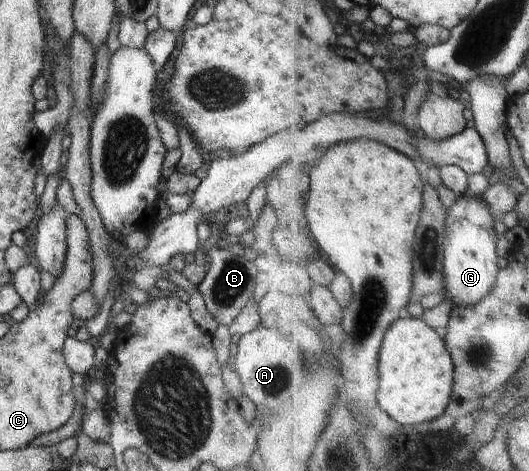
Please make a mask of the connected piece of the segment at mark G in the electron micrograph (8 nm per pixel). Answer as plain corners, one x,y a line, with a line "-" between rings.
461,194
458,201
449,208
450,214
446,222
446,290
455,306
464,307
478,305
490,296
498,286
502,269
499,268
495,216
490,206
481,196

